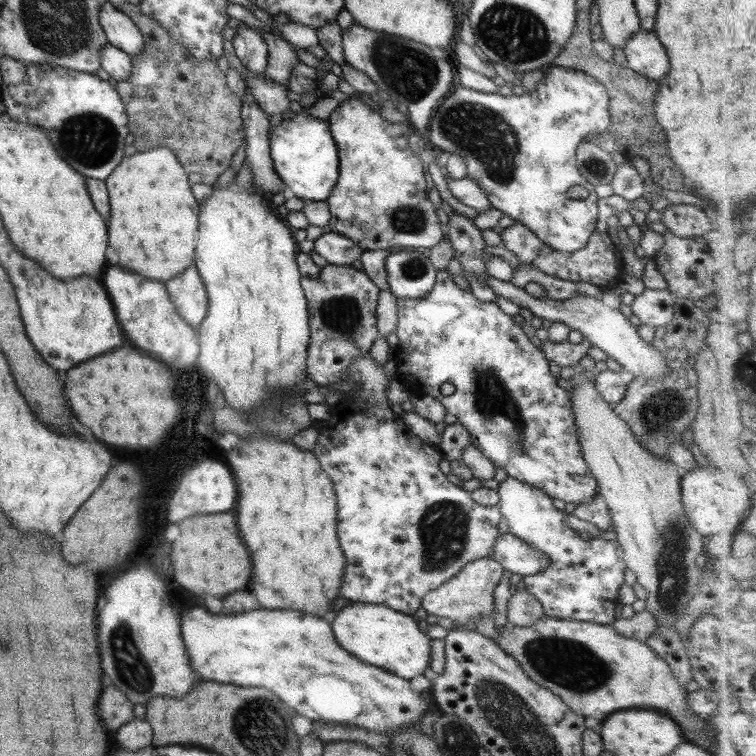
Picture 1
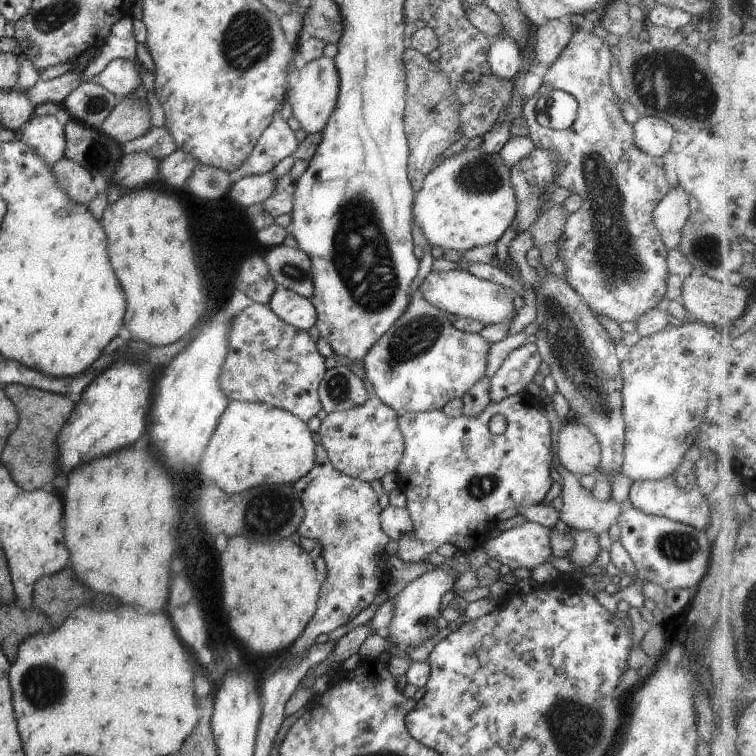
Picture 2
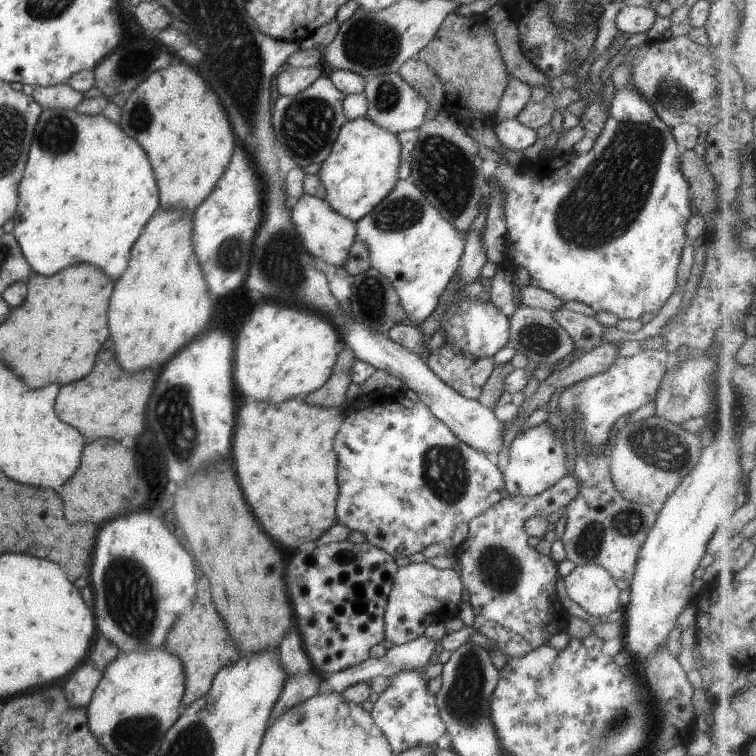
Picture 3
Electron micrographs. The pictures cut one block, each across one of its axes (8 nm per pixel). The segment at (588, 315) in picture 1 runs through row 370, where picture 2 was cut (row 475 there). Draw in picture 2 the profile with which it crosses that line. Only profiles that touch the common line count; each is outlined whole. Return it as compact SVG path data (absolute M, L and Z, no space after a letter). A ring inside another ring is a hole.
M686 319L681 326L667 325L629 348L620 362L624 440L619 473L625 478L659 480L679 466L707 409L709 370L717 365L715 358L725 342L733 349L734 333Z

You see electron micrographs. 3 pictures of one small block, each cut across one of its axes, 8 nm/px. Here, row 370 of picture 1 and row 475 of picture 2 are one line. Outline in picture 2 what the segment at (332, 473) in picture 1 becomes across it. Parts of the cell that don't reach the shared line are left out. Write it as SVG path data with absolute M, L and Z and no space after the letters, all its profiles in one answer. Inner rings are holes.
M369 396L360 406L329 412L320 421L316 432L331 466L341 474L367 483L380 480L386 473L393 473L403 456L403 436L396 422L398 415L374 396Z

